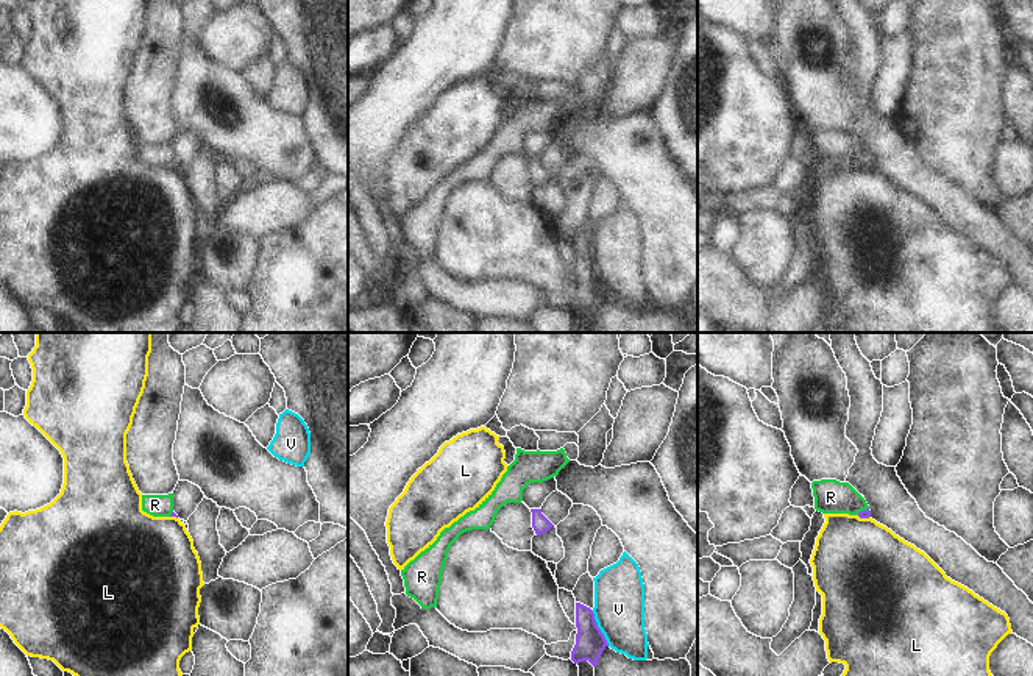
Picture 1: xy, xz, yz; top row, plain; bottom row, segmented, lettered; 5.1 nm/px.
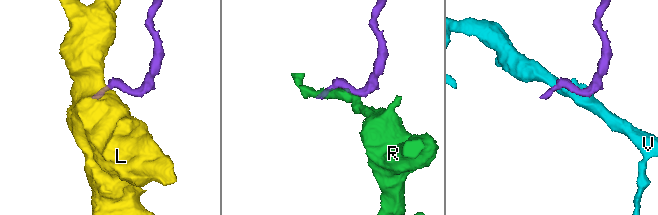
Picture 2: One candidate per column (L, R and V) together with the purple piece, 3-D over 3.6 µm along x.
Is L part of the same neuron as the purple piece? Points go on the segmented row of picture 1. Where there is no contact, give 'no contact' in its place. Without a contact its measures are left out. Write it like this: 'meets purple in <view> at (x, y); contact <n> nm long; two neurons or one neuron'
meets purple in yz at (863, 517); contact 70 nm long; two neurons

